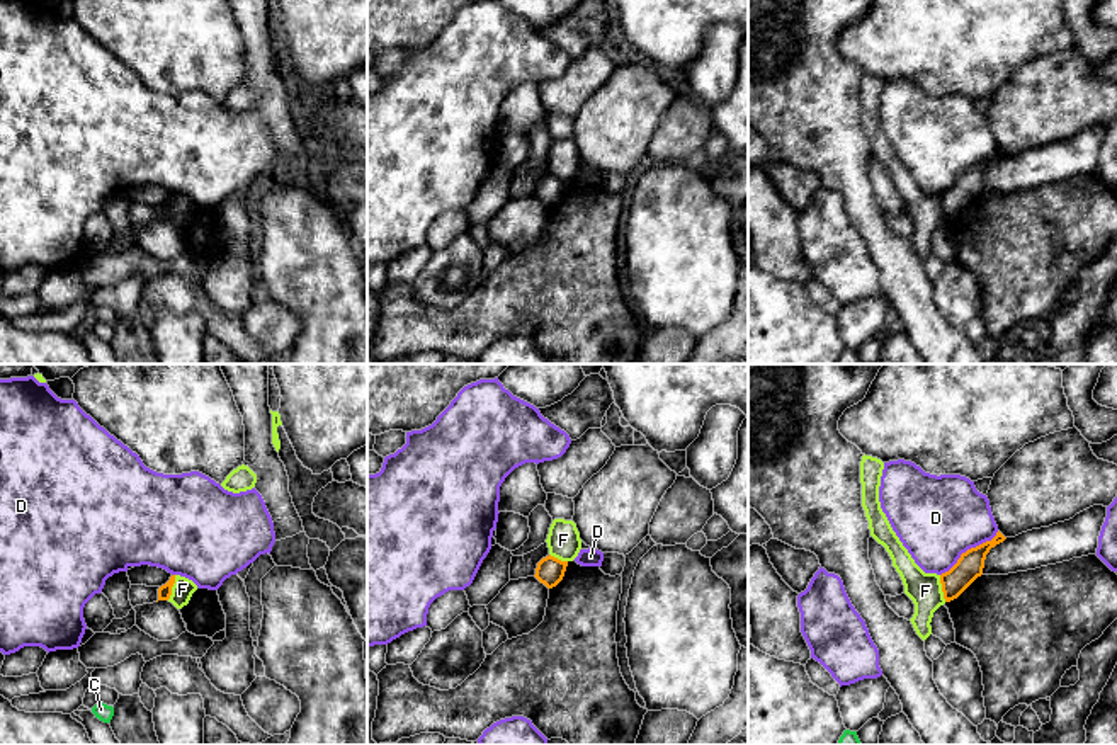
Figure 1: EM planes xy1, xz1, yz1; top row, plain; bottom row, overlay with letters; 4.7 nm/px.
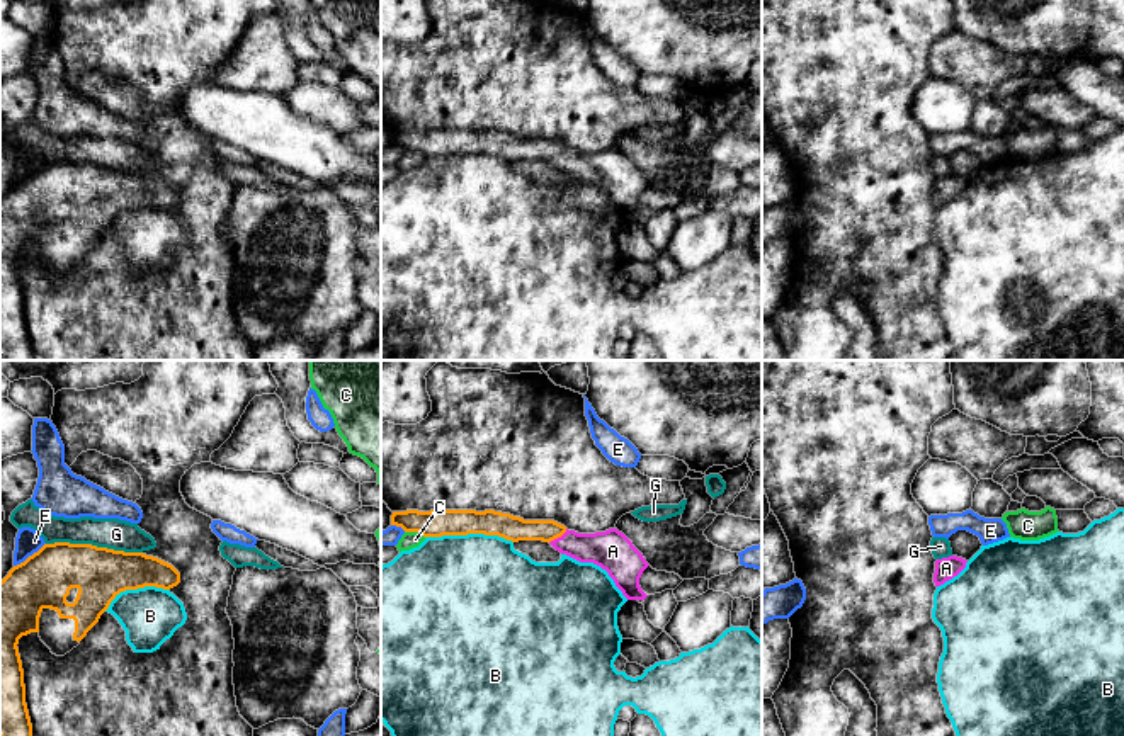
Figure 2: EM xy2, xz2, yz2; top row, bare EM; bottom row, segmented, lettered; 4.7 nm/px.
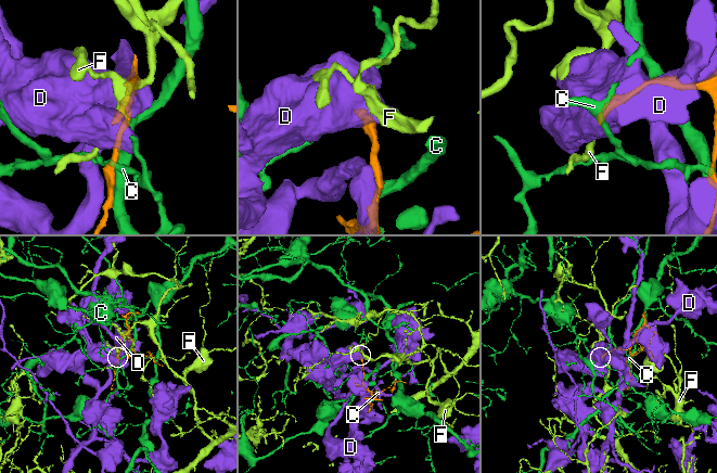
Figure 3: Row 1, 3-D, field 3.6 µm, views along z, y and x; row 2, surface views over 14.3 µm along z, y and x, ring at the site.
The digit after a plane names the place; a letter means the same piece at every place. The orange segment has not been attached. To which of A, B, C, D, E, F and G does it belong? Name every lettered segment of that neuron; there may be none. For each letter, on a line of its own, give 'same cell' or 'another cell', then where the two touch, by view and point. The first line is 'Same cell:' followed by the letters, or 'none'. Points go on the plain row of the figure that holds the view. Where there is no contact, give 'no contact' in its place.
Same cell: A
A: same cell | xz2 (558, 155)
B: another cell | xz2 (470, 152)
C: another cell | xz2 (415, 150)
D: another cell | yz1 (968, 169)
E: another cell | xy2 (29, 175)
F: another cell | yz1 (942, 208)
G: another cell | xy2 (94, 165)

